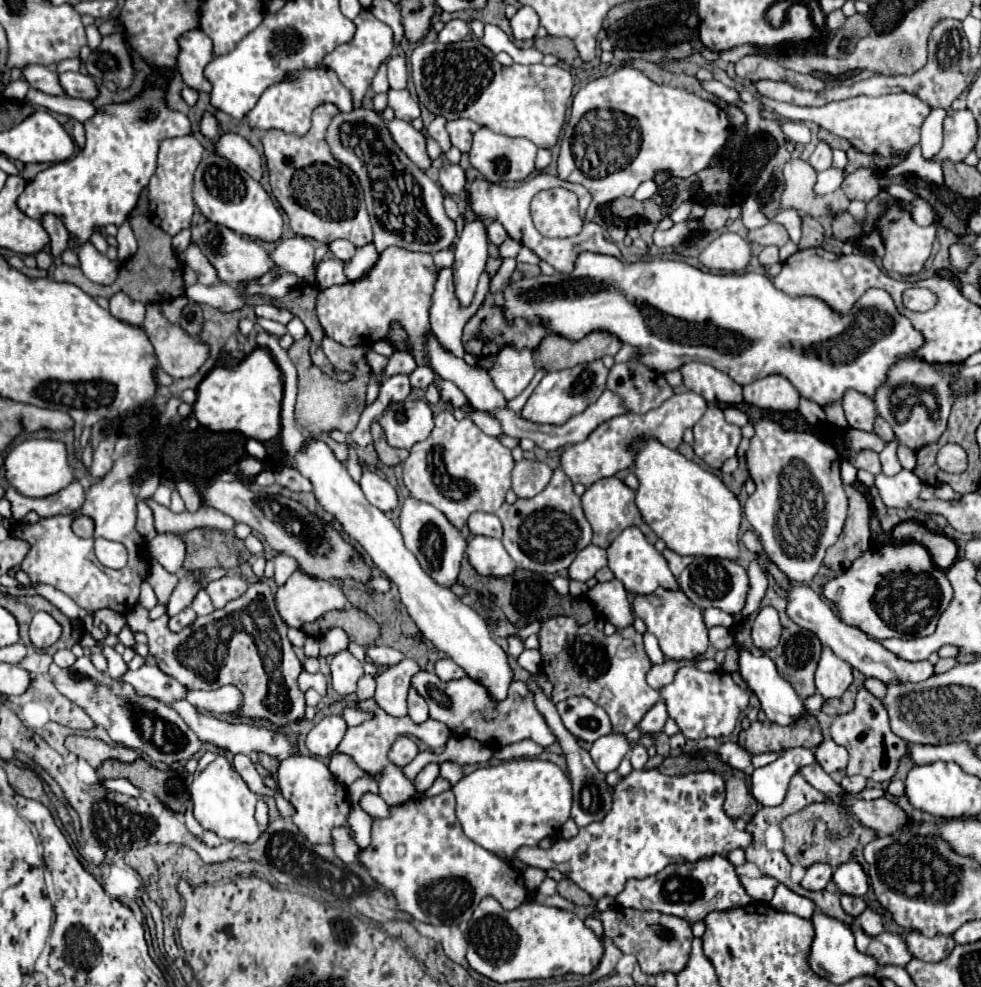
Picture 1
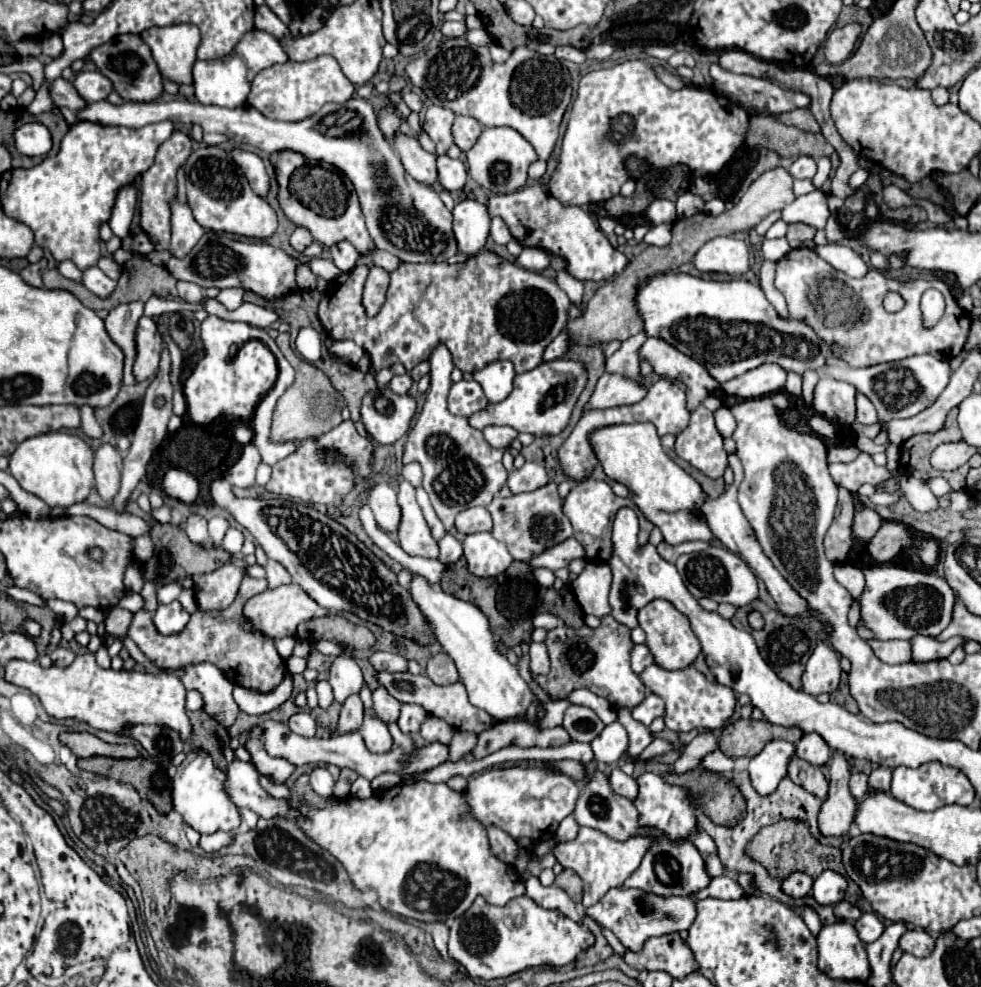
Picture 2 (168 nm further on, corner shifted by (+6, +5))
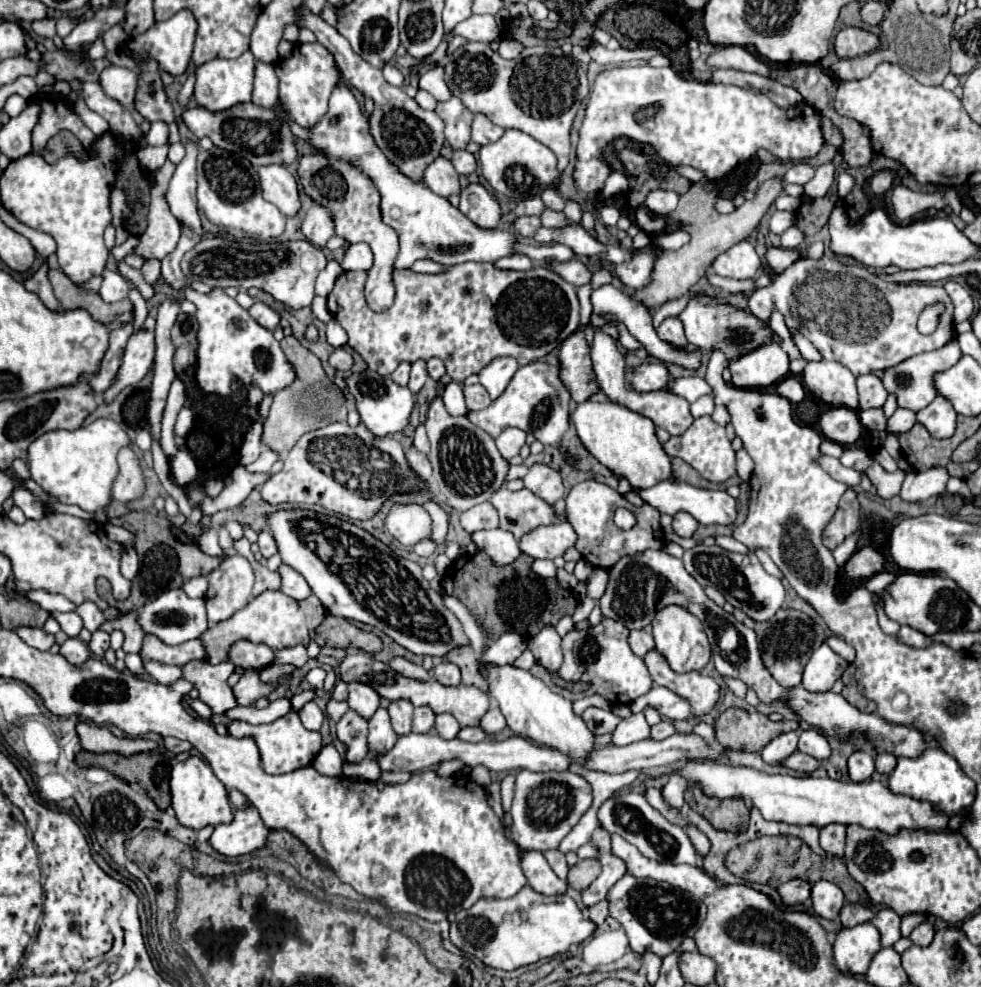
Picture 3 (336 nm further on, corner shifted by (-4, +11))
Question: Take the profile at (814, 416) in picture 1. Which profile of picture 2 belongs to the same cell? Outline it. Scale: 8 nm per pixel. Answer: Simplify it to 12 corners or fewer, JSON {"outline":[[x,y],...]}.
{"outline":[[788,373],[784,391],[802,397],[802,377]]}

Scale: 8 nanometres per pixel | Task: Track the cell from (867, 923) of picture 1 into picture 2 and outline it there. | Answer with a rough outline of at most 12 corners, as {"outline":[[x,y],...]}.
{"outline":[[862,913],[854,923],[864,943],[876,941],[884,931],[876,913]]}

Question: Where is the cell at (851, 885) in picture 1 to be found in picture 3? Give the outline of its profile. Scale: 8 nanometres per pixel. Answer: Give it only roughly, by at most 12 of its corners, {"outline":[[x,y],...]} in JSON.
{"outline":[[830,881],[814,883],[814,913],[836,919],[844,893]]}

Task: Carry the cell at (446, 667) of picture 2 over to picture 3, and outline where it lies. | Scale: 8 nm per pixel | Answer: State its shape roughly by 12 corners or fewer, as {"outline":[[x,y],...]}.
{"outline":[[452,663],[432,669],[438,683],[446,687],[460,685],[460,669]]}

